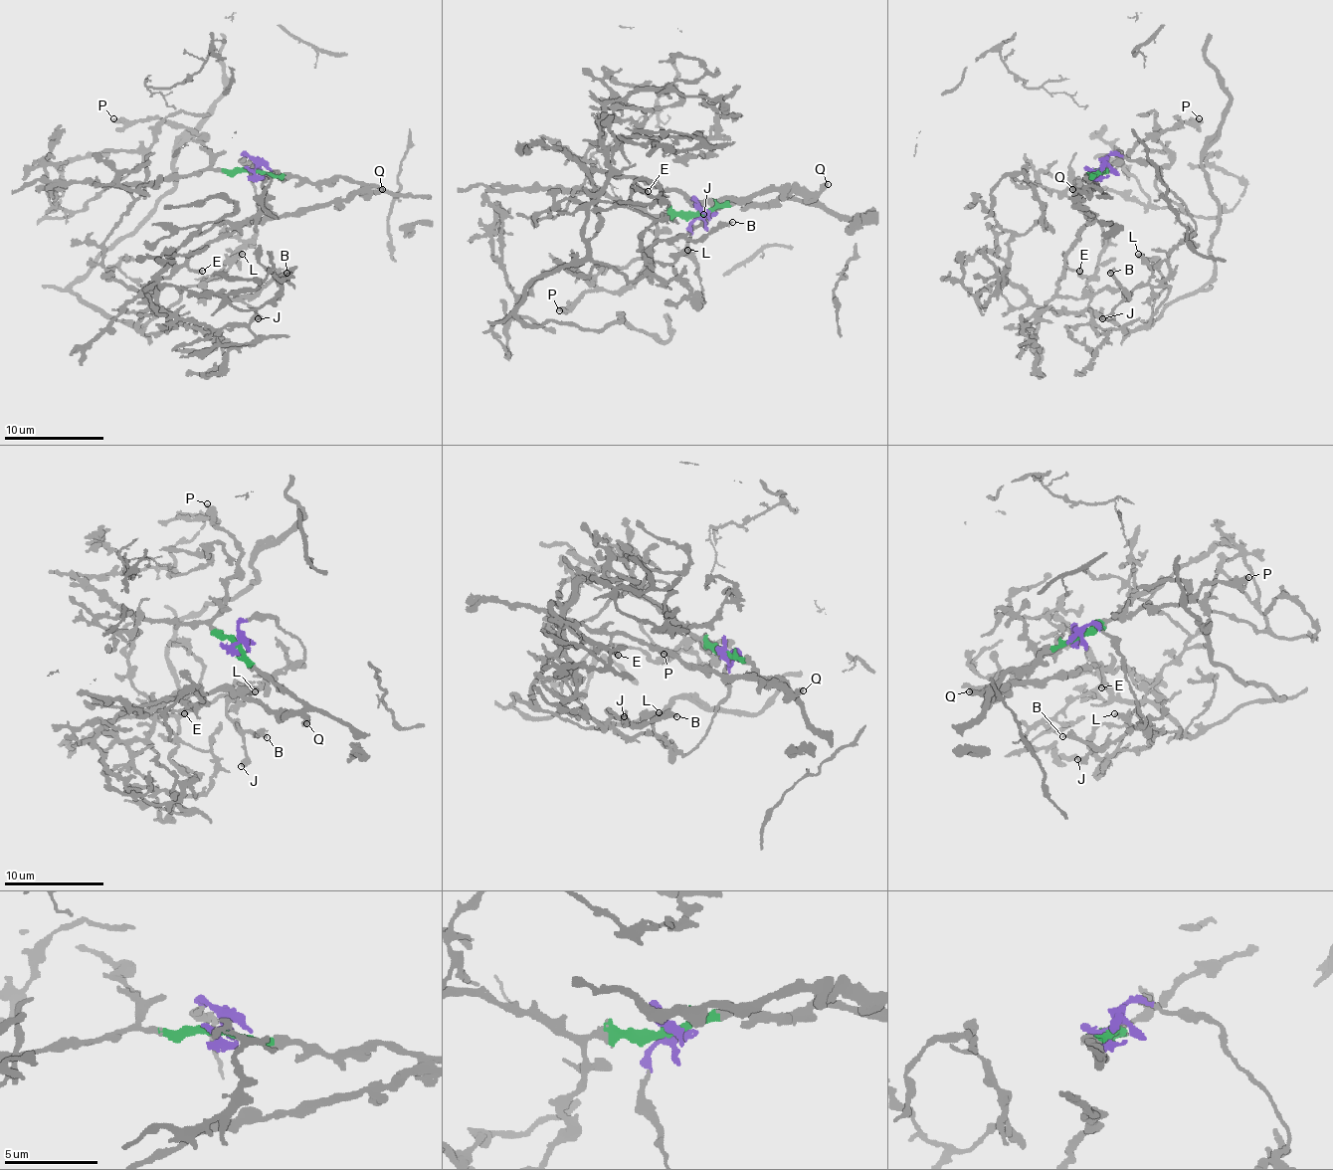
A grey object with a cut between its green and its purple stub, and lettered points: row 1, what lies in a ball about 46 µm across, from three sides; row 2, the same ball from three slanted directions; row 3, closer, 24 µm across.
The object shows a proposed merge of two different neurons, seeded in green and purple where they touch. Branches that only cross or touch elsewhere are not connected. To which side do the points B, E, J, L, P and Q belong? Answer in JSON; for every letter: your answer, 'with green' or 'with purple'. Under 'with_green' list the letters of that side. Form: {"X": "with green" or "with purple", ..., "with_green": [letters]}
{"B": "with purple", "E": "with green", "J": "with purple", "L": "with purple", "P": "with green", "Q": "with green", "with_green": ["E", "P", "Q"]}

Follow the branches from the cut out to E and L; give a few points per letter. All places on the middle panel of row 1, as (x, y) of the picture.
E: (700, 211), (806, 201), (796, 191), (688, 201), (633, 176), (648, 191)
L: (700, 211), (690, 224), (688, 256), (700, 306), (680, 282), (666, 282), (648, 267), (673, 264), (688, 249)

